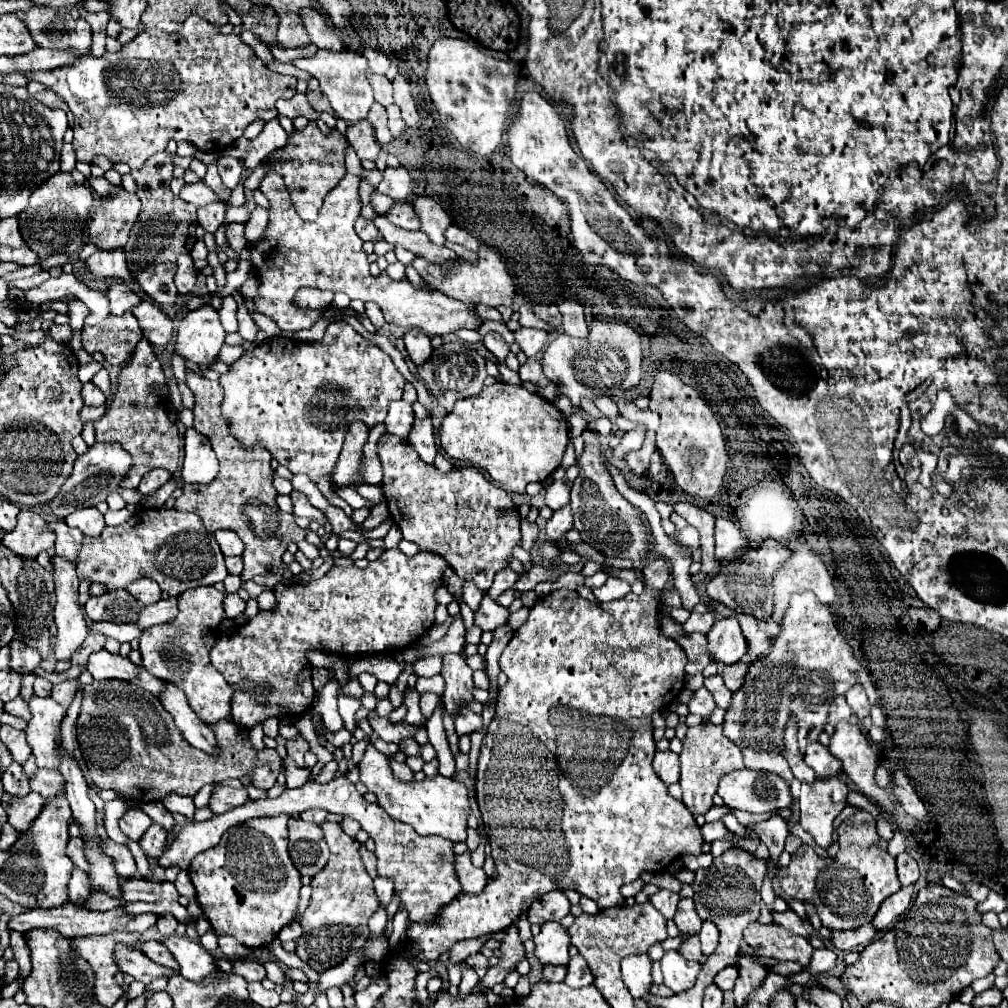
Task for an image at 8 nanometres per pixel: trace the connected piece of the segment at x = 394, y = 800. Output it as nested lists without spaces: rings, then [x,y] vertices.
[[[368,744],[358,768],[360,768],[360,782],[364,782],[366,788],[378,796],[378,804],[394,820],[410,824],[422,836],[436,834],[442,838],[450,838],[452,842],[466,840],[468,830],[466,818],[470,814],[470,796],[466,784],[458,782],[456,778],[446,778],[440,774],[434,778],[424,778],[420,782],[416,780],[400,782],[394,778],[390,759],[374,750],[372,744]]]

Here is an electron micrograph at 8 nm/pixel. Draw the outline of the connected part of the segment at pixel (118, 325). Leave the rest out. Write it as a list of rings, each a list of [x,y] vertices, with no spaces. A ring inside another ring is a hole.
[[[132,312],[122,316],[108,314],[98,326],[82,330],[82,348],[90,355],[100,352],[108,364],[120,366],[132,356],[140,338],[142,330]]]

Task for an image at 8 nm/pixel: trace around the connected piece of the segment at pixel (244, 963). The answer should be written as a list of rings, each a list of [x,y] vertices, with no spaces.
[[[234,960],[234,972],[240,974],[246,982],[262,982],[266,978],[266,970],[256,960]]]

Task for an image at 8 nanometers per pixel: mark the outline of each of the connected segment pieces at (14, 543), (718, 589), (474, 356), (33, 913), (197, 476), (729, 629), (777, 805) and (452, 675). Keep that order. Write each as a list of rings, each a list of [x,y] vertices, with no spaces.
[[[22,508],[18,514],[18,524],[14,530],[6,532],[2,542],[20,556],[36,558],[42,550],[54,548],[56,534],[50,530],[48,520],[30,508]]]
[[[764,540],[760,544],[760,548],[756,550],[750,550],[746,554],[742,554],[740,558],[728,562],[728,568],[726,572],[720,572],[716,574],[708,586],[706,586],[706,592],[710,596],[710,600],[718,602],[718,604],[724,604],[728,606],[730,610],[734,612],[740,612],[740,614],[750,614],[758,620],[768,620],[773,613],[773,575],[782,565],[782,562],[786,562],[786,558],[790,556],[790,550],[782,544],[776,542],[776,546],[772,544],[772,540]]]
[[[448,342],[434,350],[434,354],[430,356],[430,362],[426,362],[426,366],[418,368],[418,376],[426,382],[430,394],[440,402],[440,406],[444,406],[446,410],[452,410],[456,400],[468,398],[468,396],[478,396],[488,374],[486,374],[484,358],[476,350],[466,348],[464,344],[458,344],[458,342]]]
[[[66,902],[64,906],[50,908],[50,910],[44,910],[44,908],[28,910],[26,914],[20,914],[18,918],[12,918],[8,922],[8,928],[18,930],[22,934],[26,934],[32,928],[54,928],[62,936],[74,938],[74,936],[110,934],[110,932],[116,932],[116,930],[120,930],[120,932],[122,930],[126,930],[126,932],[144,932],[154,924],[156,924],[156,914],[130,914],[130,912],[122,910],[122,908],[114,908],[114,910],[106,910],[106,912],[90,912],[90,910],[84,910],[84,908],[80,908],[80,906],[72,904],[72,902]]]
[[[186,428],[184,434],[184,464],[182,480],[188,484],[208,484],[218,474],[218,458],[210,446],[210,440],[194,428]]]
[[[736,618],[718,620],[708,632],[708,652],[716,662],[734,664],[748,652],[748,642]]]
[[[748,768],[722,776],[718,794],[730,808],[754,814],[790,808],[792,804],[790,786],[782,782],[782,778],[770,772]]]
[[[446,654],[442,676],[446,680],[446,690],[442,694],[444,708],[452,718],[456,718],[460,708],[468,706],[468,702],[474,702],[472,670],[460,654]]]

